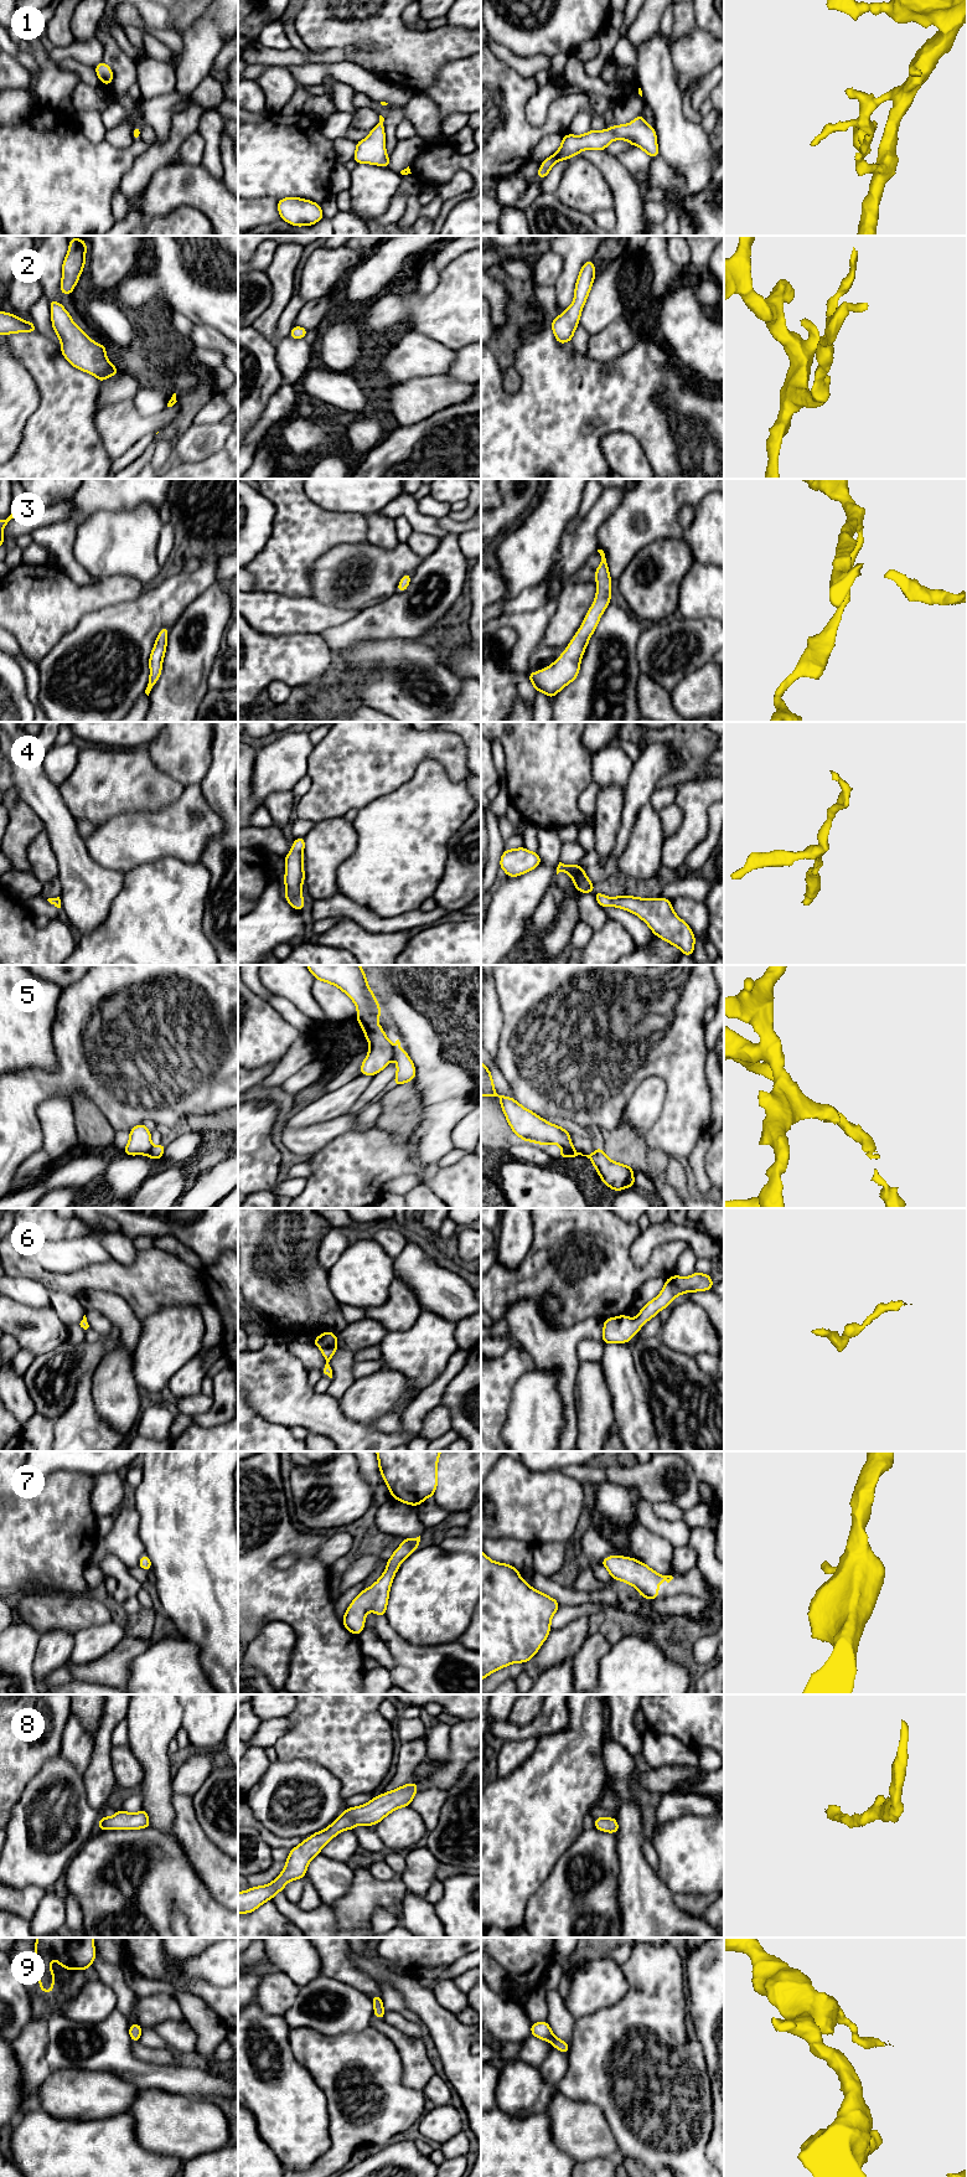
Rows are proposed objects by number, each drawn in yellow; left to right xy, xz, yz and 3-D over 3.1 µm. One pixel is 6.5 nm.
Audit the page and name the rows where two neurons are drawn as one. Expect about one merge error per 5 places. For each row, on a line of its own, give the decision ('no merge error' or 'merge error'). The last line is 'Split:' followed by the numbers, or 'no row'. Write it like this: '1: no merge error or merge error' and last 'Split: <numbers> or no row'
1: no merge error
2: no merge error
3: no merge error
4: no merge error
5: merge error
6: no merge error
7: no merge error
8: no merge error
9: no merge error
Split: 5

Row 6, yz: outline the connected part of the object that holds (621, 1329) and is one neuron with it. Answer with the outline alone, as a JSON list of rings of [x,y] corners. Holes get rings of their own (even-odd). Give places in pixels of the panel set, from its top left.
[[[695,1271],[688,1278],[674,1274],[666,1280],[662,1291],[640,1310],[636,1319],[621,1315],[604,1320],[603,1343],[627,1343],[642,1329],[645,1321],[652,1320],[657,1312],[667,1307],[678,1295],[705,1291],[713,1289],[713,1286],[709,1274]]]

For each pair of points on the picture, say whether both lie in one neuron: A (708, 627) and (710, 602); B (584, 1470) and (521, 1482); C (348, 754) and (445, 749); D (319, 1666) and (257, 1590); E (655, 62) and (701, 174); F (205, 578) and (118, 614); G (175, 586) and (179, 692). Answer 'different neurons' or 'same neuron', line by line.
A: different neurons
B: different neurons
C: same neuron
D: same neuron
E: same neuron
F: same neuron
G: different neurons

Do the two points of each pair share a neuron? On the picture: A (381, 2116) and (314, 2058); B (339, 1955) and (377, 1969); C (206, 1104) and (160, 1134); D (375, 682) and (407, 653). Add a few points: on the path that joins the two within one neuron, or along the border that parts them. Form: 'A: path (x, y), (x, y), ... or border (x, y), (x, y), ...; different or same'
A: path (383, 2092), (381, 2084), (362, 2079), (339, 2064); same
B: border (350, 1950), (350, 1956), (355, 1964), (373, 1981); different
C: border (158, 1125), (169, 1131); different
D: path (382, 675), (399, 660); same

